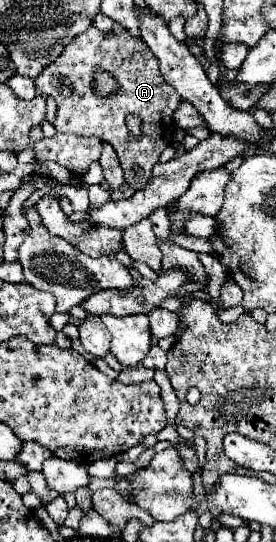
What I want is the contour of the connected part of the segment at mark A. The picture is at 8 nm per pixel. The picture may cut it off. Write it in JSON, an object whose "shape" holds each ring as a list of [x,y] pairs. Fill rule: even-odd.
{"shape":[[[90,27],[82,35],[78,35],[54,61],[48,65],[36,81],[36,87],[46,97],[52,97],[58,105],[58,115],[54,121],[56,131],[60,133],[74,133],[82,137],[98,137],[110,143],[120,159],[124,169],[126,183],[134,189],[142,189],[150,181],[152,167],[158,163],[162,147],[166,147],[166,135],[170,135],[170,127],[174,125],[174,111],[178,109],[180,97],[174,87],[166,85],[160,69],[158,59],[150,53],[148,45],[132,35],[126,29],[116,29],[114,33],[102,33],[96,27]],[[94,67],[104,67],[110,71],[118,81],[118,95],[110,99],[100,99],[94,95],[92,89],[92,75]],[[138,115],[142,119],[142,135],[138,141],[132,141],[126,127],[126,117]],[[138,165],[142,173],[134,173],[132,167]]]}

